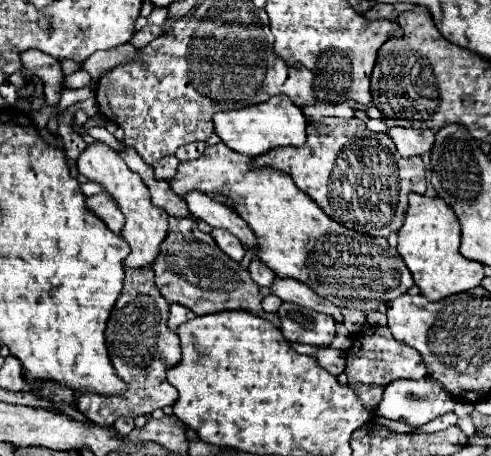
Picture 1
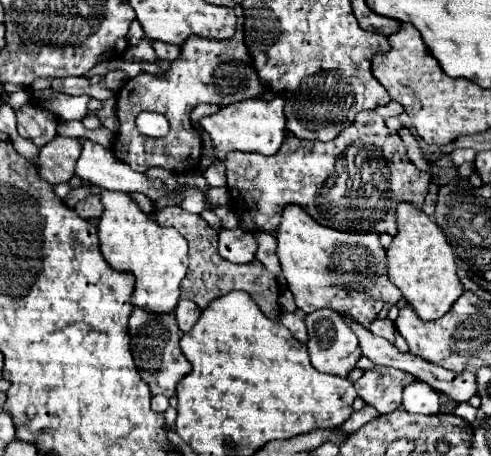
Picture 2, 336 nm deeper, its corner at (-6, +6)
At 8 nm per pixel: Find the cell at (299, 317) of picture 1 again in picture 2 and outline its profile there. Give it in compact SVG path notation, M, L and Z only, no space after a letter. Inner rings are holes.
M316 310L306 316L306 328L308 328L308 344L306 344L308 354L312 360L312 366L318 372L326 372L334 376L348 376L356 368L356 362L362 356L358 338L352 332L352 328L342 320L340 314L332 310ZM356 350L358 350L358 356L354 356Z

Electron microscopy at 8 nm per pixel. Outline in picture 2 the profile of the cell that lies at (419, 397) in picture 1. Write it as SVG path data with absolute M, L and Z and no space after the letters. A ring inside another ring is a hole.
M412 382L404 388L404 408L412 414L436 414L440 412L438 394L422 382Z

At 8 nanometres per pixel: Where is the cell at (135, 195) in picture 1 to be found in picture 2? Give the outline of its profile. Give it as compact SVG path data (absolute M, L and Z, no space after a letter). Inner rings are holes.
M102 190L104 214L98 222L100 248L106 262L118 272L132 272L136 288L132 304L152 314L170 314L180 300L180 282L188 270L188 242L178 230L162 228L138 210L136 202L120 192Z

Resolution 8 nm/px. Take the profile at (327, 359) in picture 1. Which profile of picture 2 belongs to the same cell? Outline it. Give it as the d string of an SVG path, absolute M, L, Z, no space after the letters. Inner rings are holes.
M300 310L296 312L282 312L280 314L280 322L292 332L292 336L296 340L300 340L302 344L306 344L306 326L304 326L304 314Z

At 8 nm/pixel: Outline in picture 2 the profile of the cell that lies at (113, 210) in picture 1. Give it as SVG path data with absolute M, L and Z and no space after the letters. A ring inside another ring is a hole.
M88 196L84 200L80 200L76 206L74 206L76 214L84 220L90 220L90 218L100 218L102 216L102 202L100 202L100 196Z

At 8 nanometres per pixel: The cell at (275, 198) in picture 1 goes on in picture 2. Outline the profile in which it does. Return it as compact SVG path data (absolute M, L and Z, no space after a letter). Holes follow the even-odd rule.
M288 206L282 214L282 222L278 226L276 238L278 238L278 258L282 264L284 278L288 282L290 292L294 294L296 306L306 314L314 310L330 308L338 314L350 316L354 322L362 324L364 328L370 328L372 320L376 320L384 312L384 308L388 310L402 298L400 290L396 290L396 286L388 282L384 270L386 250L382 248L378 234L344 234L338 230L328 230L326 226L320 226L316 220L312 220L304 210L300 210L300 206Z

